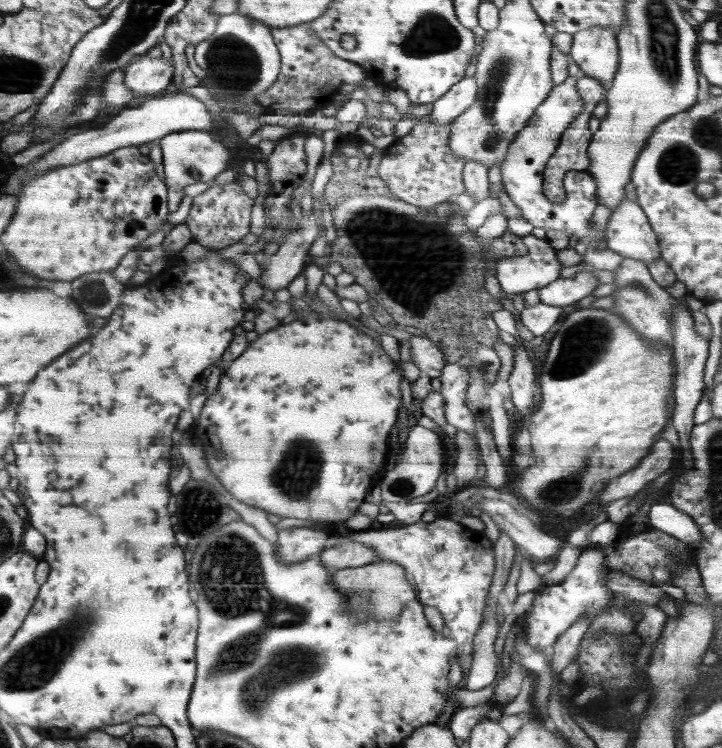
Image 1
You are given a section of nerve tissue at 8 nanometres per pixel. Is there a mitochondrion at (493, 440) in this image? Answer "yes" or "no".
no

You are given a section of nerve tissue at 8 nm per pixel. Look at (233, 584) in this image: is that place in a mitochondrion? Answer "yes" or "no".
yes

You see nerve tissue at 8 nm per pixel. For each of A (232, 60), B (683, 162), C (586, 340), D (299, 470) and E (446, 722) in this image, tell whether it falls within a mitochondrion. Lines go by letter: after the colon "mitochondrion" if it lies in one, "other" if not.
A: mitochondrion
B: mitochondrion
C: mitochondrion
D: mitochondrion
E: other

